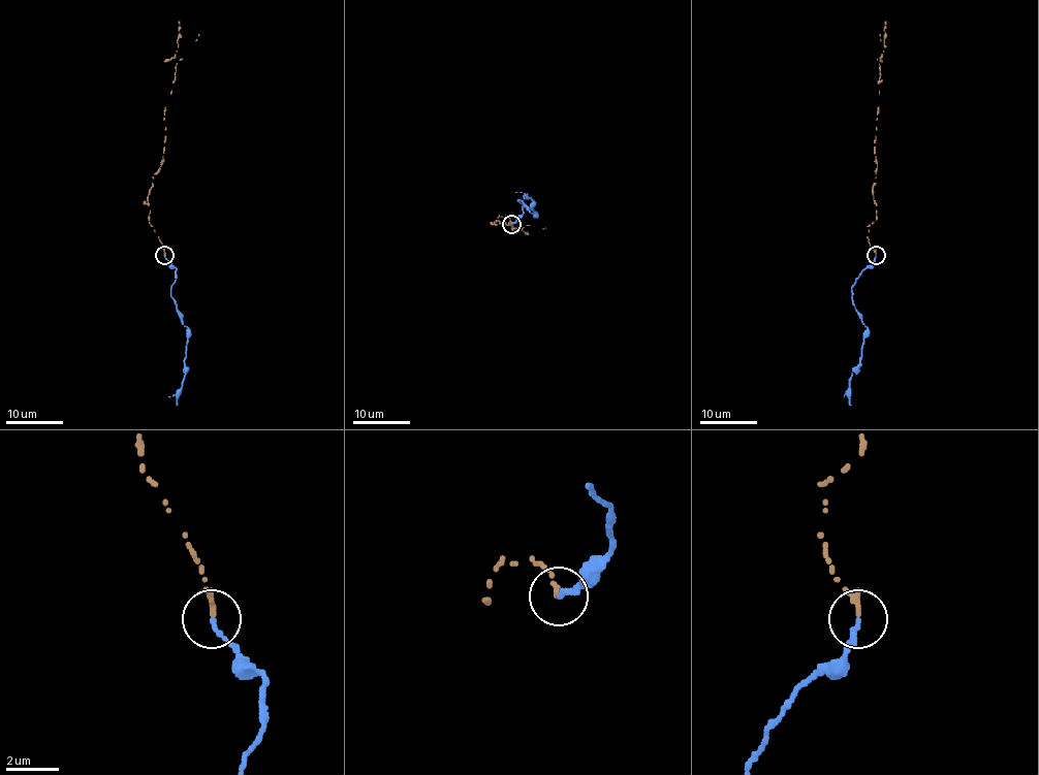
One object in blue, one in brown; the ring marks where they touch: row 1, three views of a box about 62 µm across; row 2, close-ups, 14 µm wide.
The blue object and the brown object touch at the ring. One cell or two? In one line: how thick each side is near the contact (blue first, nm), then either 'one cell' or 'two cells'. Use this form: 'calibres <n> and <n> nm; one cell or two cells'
calibres 200 and 240 nm; two cells

